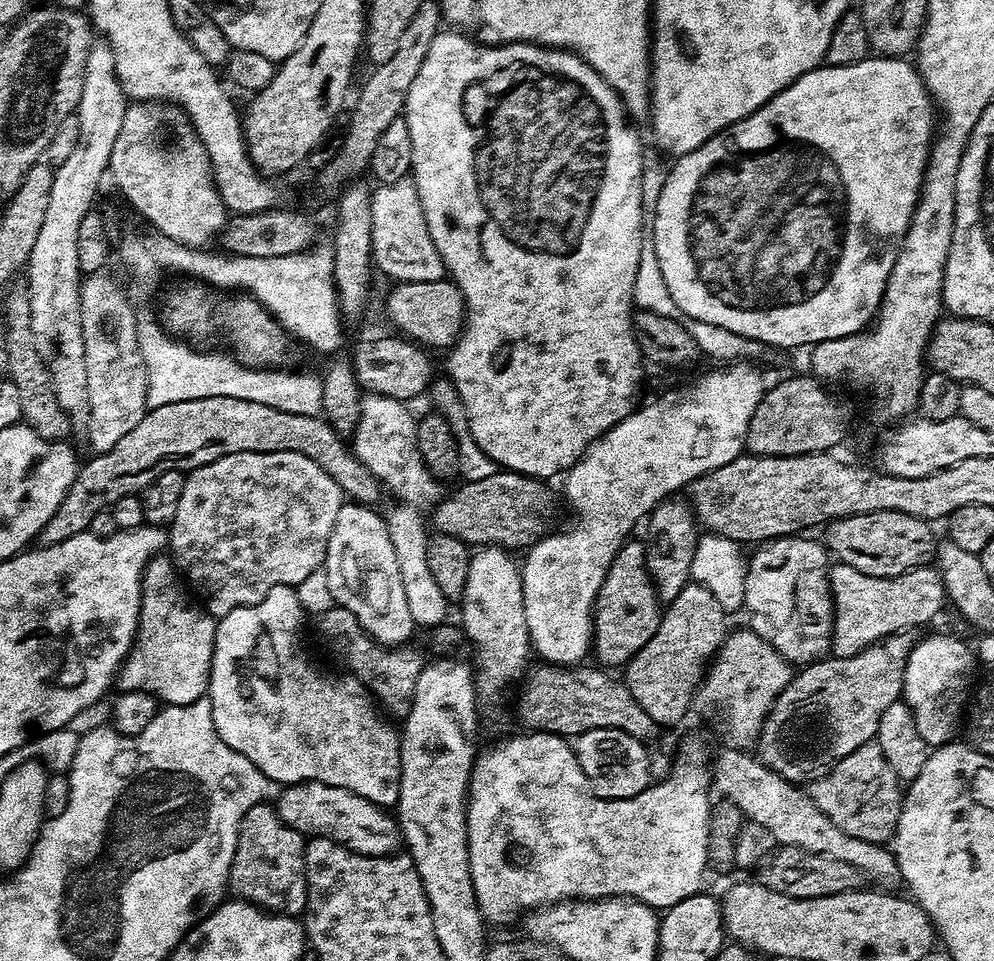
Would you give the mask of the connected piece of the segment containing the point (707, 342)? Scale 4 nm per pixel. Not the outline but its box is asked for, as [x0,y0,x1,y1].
[633,151,782,362]

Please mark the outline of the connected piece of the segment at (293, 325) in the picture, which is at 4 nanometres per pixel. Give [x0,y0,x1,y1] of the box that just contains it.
[116,231,342,348]

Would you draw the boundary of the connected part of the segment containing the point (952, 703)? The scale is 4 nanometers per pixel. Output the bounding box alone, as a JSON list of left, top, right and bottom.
[902,636,977,750]

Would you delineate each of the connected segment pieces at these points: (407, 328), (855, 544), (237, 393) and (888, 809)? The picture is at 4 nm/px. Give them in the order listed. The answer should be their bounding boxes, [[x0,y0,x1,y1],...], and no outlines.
[[388,278,464,349],[826,510,938,578],[137,310,322,414],[806,743,902,846]]

